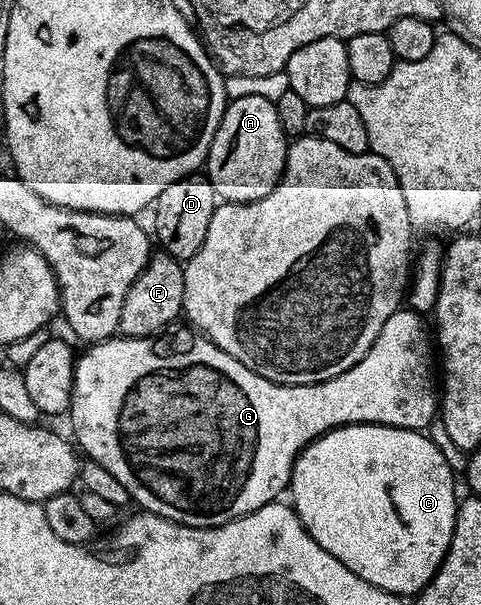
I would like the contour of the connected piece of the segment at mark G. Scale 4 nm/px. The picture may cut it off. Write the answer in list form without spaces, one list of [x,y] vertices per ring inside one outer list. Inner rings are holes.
[[[401,308],[382,324],[382,332],[378,332],[378,340],[370,348],[370,352],[354,368],[346,368],[338,376],[334,376],[325,382],[319,382],[313,386],[277,386],[275,382],[258,376],[246,364],[234,360],[222,348],[215,346],[212,341],[195,329],[176,330],[161,333],[151,338],[126,338],[113,336],[105,342],[93,342],[76,360],[74,372],[74,384],[72,385],[72,405],[70,407],[70,419],[72,418],[72,430],[76,433],[74,442],[81,451],[88,453],[87,457],[93,462],[102,464],[122,488],[126,488],[129,499],[137,502],[141,511],[157,514],[171,522],[177,522],[180,526],[197,526],[198,528],[210,528],[221,526],[235,518],[246,516],[266,504],[277,501],[280,494],[289,489],[292,481],[292,465],[300,451],[308,443],[327,434],[329,430],[336,430],[340,426],[397,426],[403,430],[427,431],[433,421],[438,418],[438,378],[432,375],[432,354],[434,358],[434,346],[430,341],[430,330],[424,327],[424,322],[419,313],[411,308]]]

